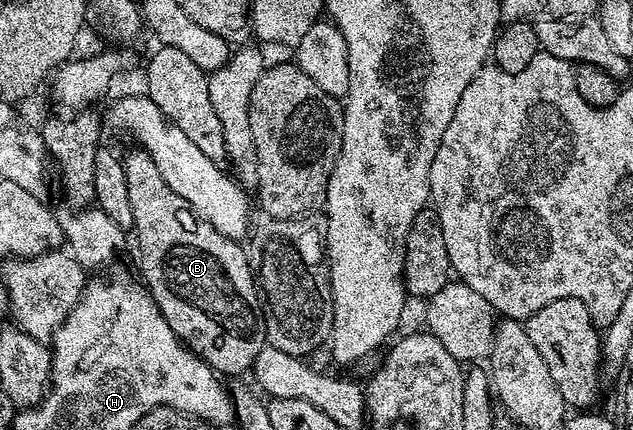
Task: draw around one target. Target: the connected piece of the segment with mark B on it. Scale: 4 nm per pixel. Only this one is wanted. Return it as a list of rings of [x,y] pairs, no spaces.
[[[133,149],[129,155],[124,155],[123,161],[127,172],[127,197],[131,199],[132,233],[137,234],[137,254],[141,257],[140,277],[145,289],[182,346],[204,360],[218,375],[241,374],[244,370],[246,373],[267,344],[265,312],[257,295],[255,275],[249,266],[246,247],[238,239],[223,236],[223,232],[211,228],[211,224],[196,214],[187,200],[177,196],[164,183],[147,151]]]

